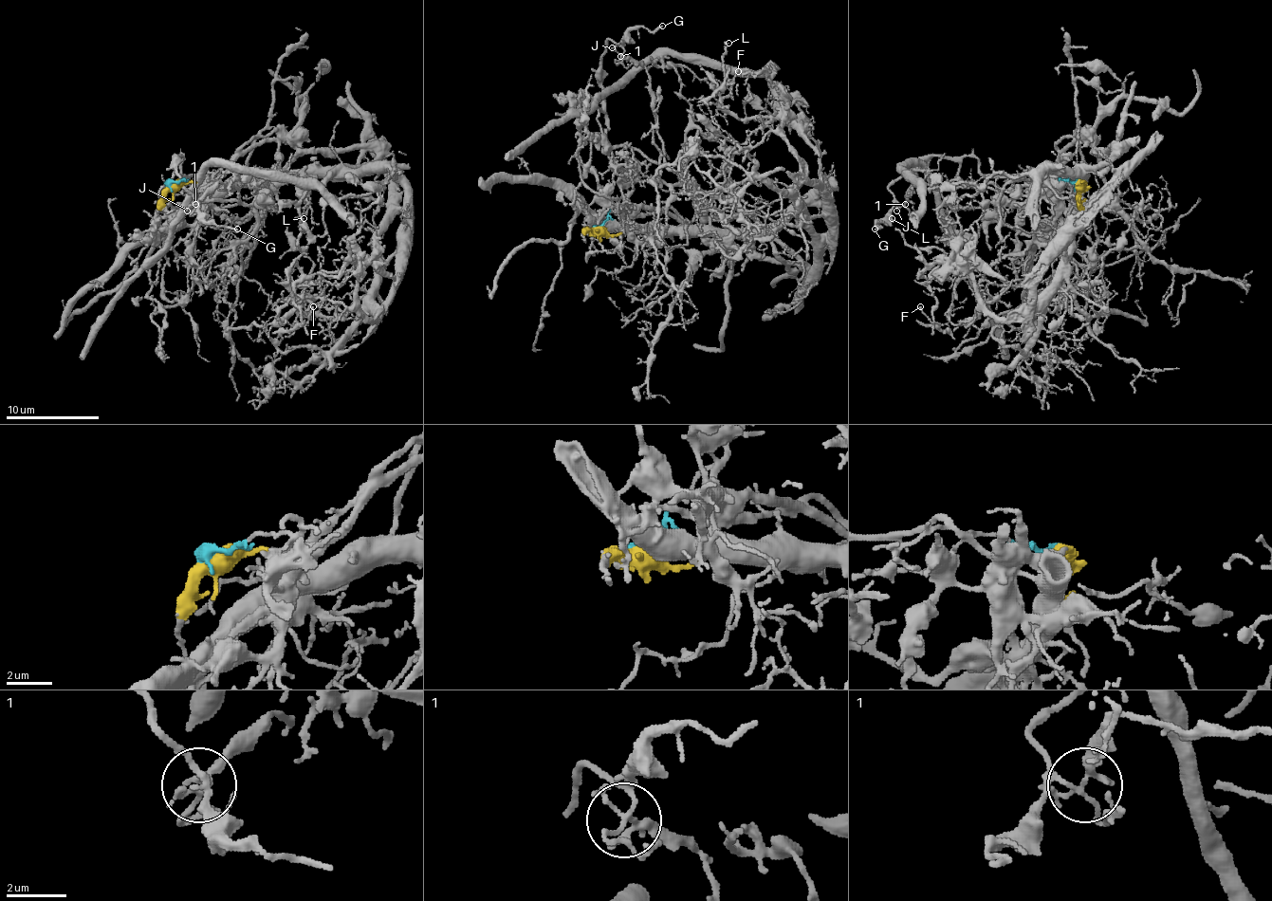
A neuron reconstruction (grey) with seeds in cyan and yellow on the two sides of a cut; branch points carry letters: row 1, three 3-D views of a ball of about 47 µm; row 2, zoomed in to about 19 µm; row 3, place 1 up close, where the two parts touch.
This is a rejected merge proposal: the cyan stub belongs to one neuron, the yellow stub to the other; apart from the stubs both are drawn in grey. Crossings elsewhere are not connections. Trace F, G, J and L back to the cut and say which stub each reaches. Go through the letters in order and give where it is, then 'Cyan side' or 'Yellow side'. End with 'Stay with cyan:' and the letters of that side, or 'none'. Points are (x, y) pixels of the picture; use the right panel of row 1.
F: Place: (920, 306). Yellow side
G: Place: (875, 229). Cyan side
J: Place: (896, 211). Yellow side
L: Place: (892, 218). Yellow side
Stay with cyan: G

